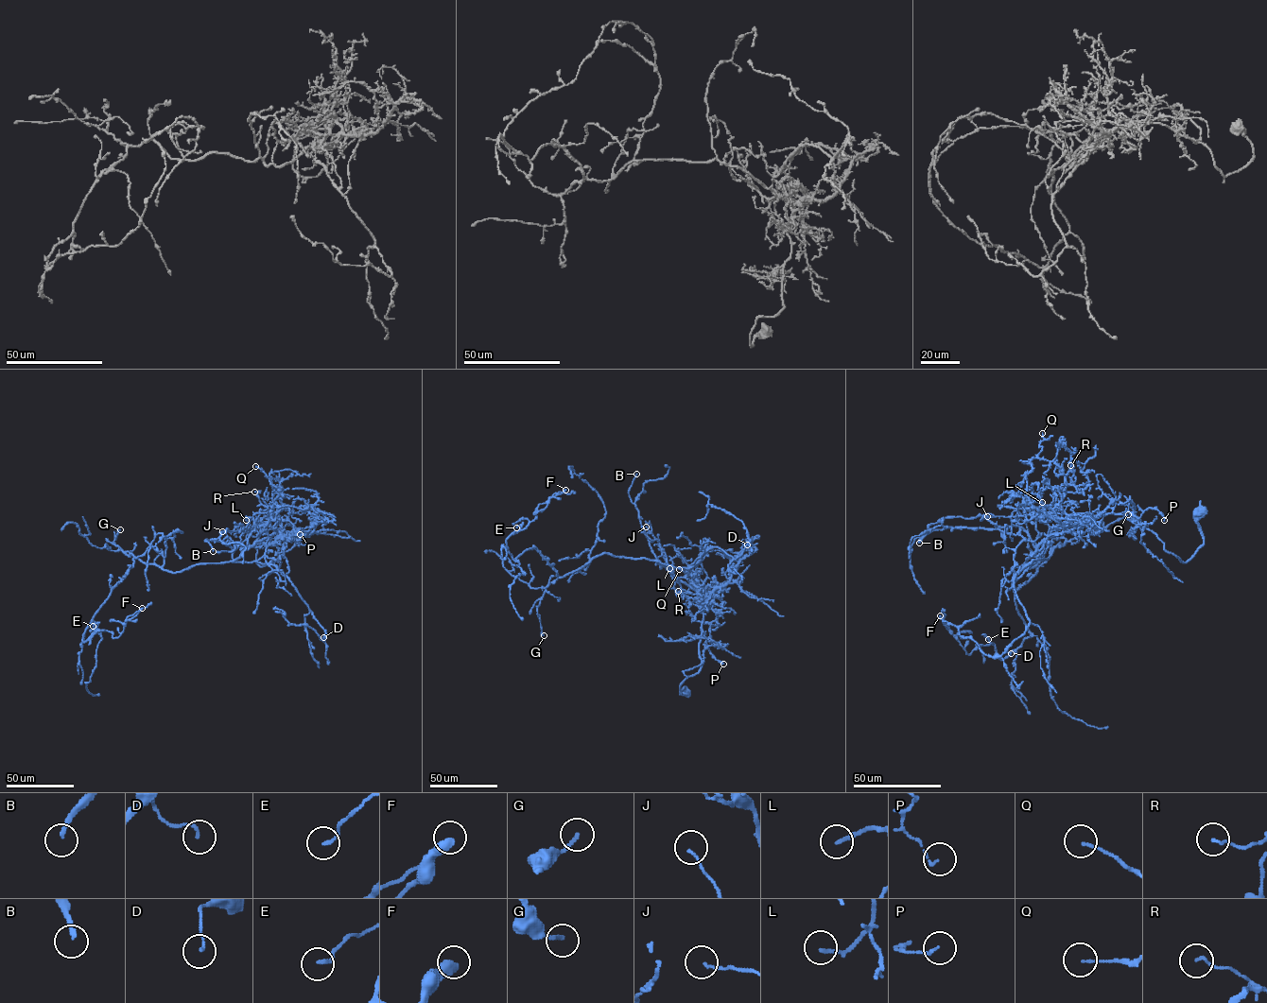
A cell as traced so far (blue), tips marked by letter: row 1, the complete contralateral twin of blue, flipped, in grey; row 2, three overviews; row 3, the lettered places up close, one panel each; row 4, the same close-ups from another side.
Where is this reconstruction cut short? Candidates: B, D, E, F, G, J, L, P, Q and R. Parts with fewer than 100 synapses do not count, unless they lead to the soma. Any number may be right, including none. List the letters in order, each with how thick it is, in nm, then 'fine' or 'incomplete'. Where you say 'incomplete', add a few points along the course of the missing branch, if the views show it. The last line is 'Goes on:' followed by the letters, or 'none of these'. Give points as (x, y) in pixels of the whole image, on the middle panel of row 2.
B: calibre 170 nm; incomplete; course (636, 474), (645, 468), (657, 466), (677, 475), (689, 489)
D: calibre 130 nm; fine
E: calibre 140 nm; fine
F: calibre 500 nm; fine
G: calibre 180 nm; fine
J: calibre 90 nm; fine
L: calibre 180 nm; fine
P: calibre 110 nm; fine
Q: calibre 110 nm; fine
R: calibre 110 nm; fine
Goes on: B

